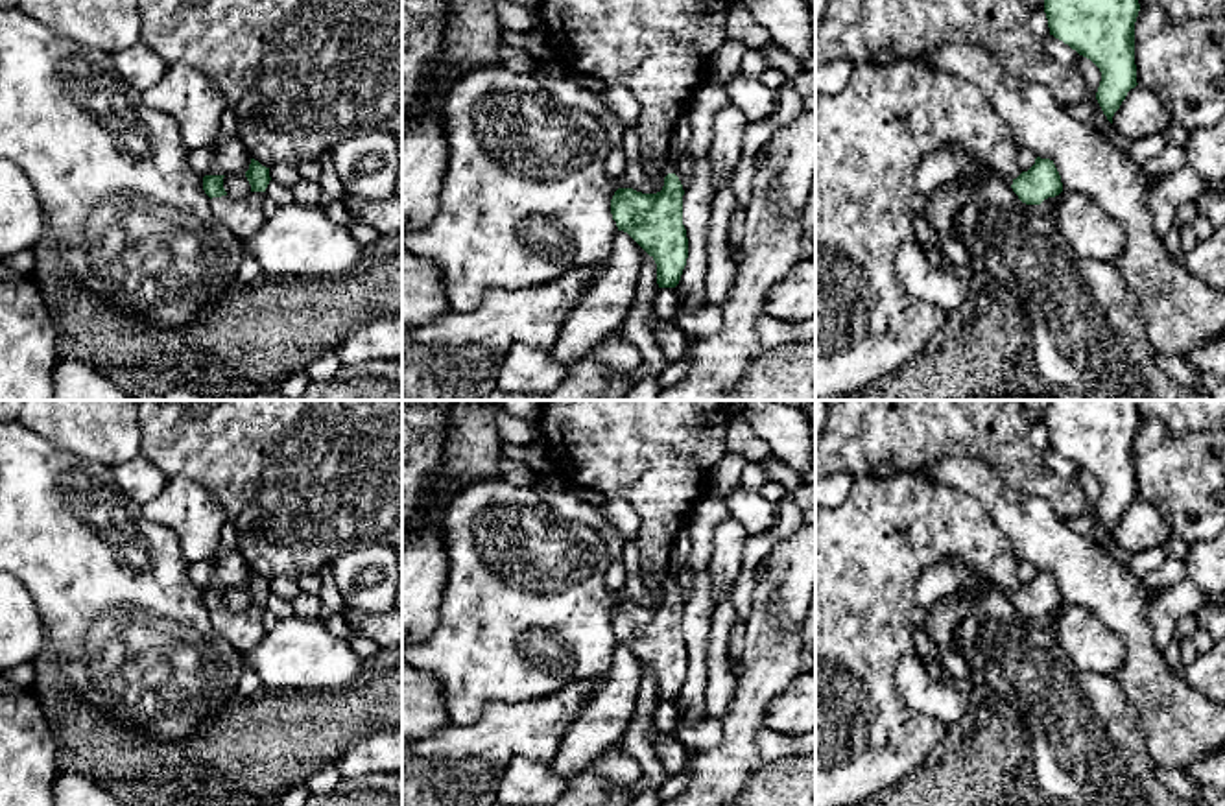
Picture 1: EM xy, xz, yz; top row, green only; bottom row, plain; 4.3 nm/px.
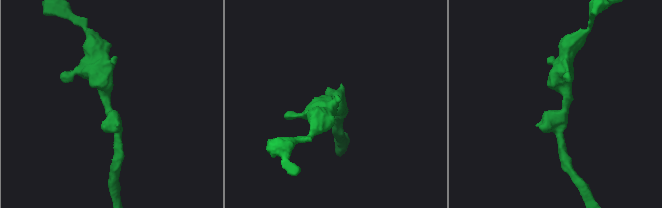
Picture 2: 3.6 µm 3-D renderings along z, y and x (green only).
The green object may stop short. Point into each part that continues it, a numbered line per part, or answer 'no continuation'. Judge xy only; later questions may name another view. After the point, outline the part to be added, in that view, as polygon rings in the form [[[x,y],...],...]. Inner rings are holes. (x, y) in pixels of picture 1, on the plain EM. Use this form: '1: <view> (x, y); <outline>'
no continuation

